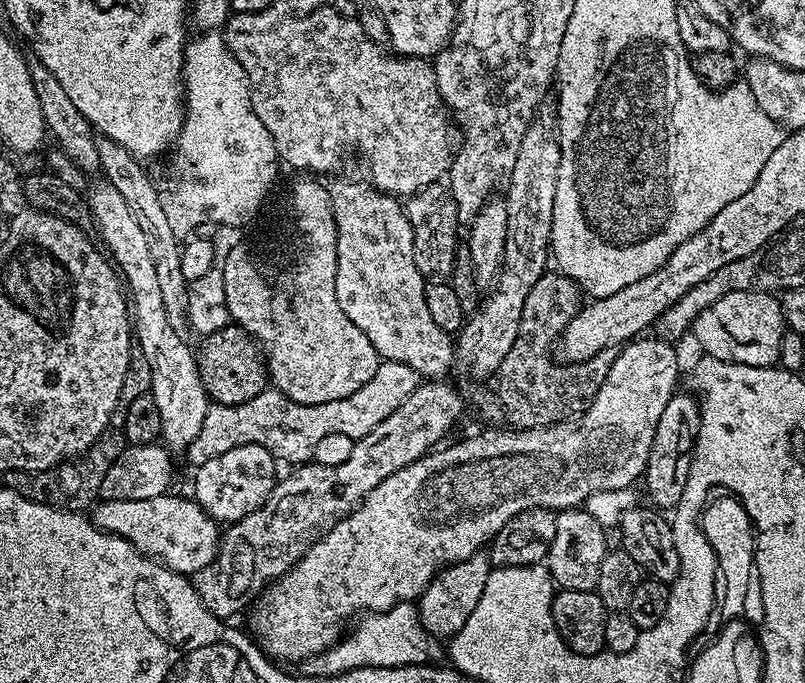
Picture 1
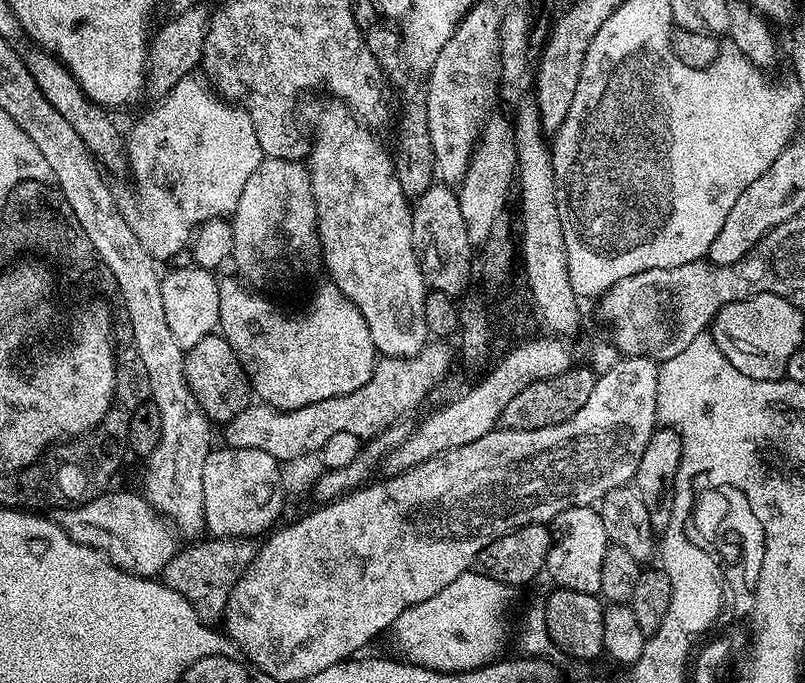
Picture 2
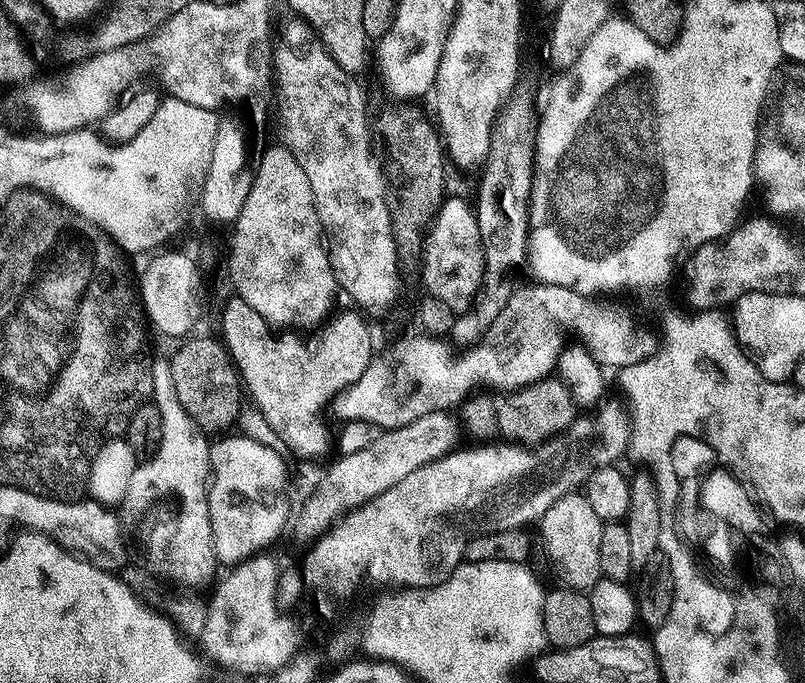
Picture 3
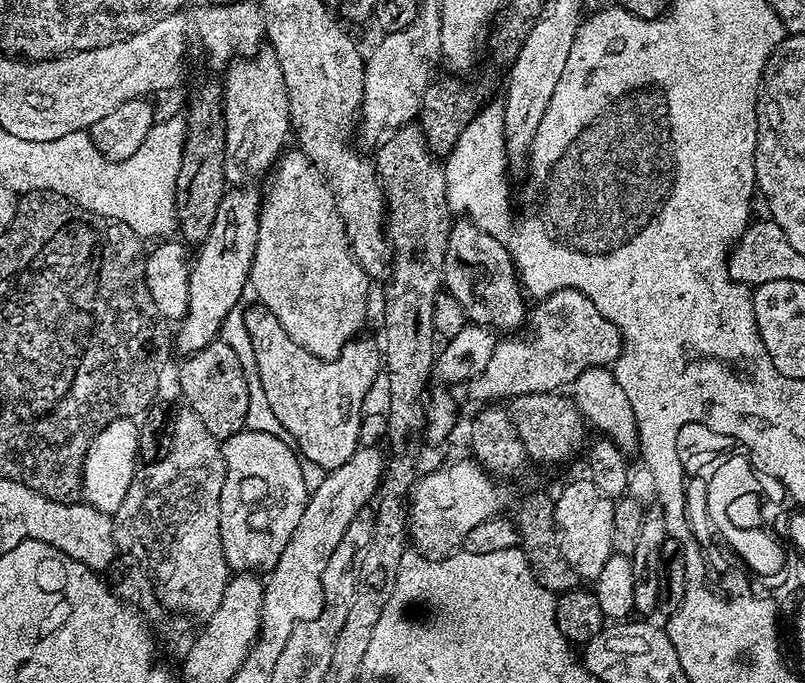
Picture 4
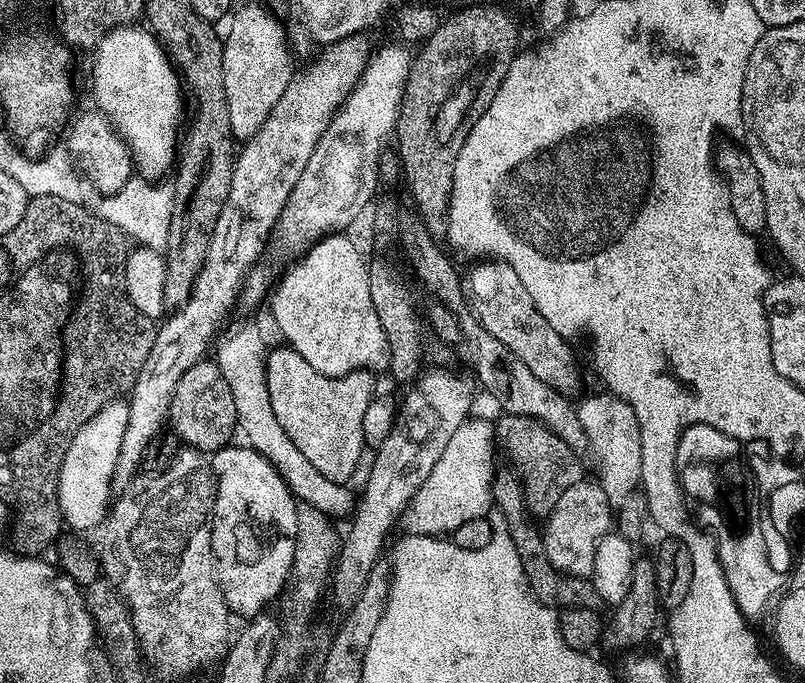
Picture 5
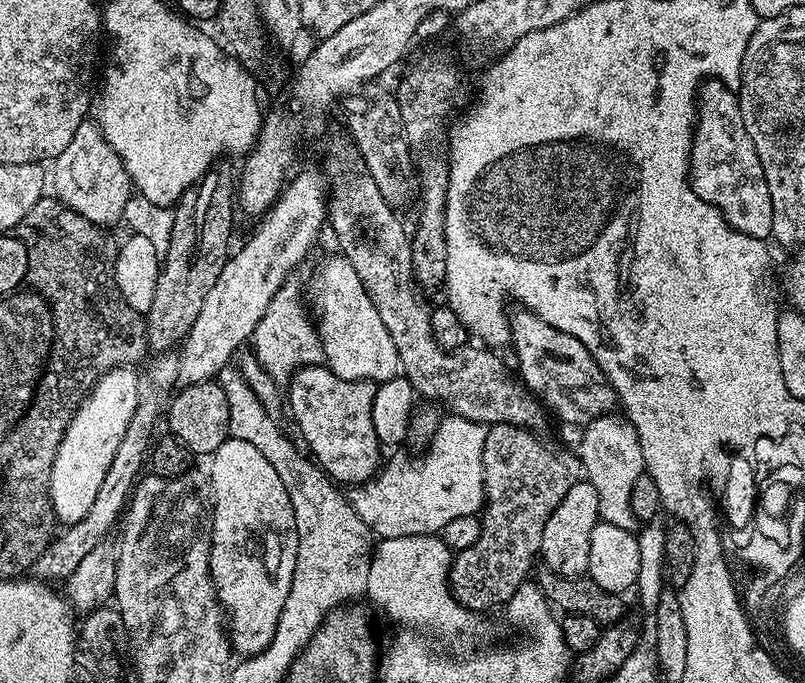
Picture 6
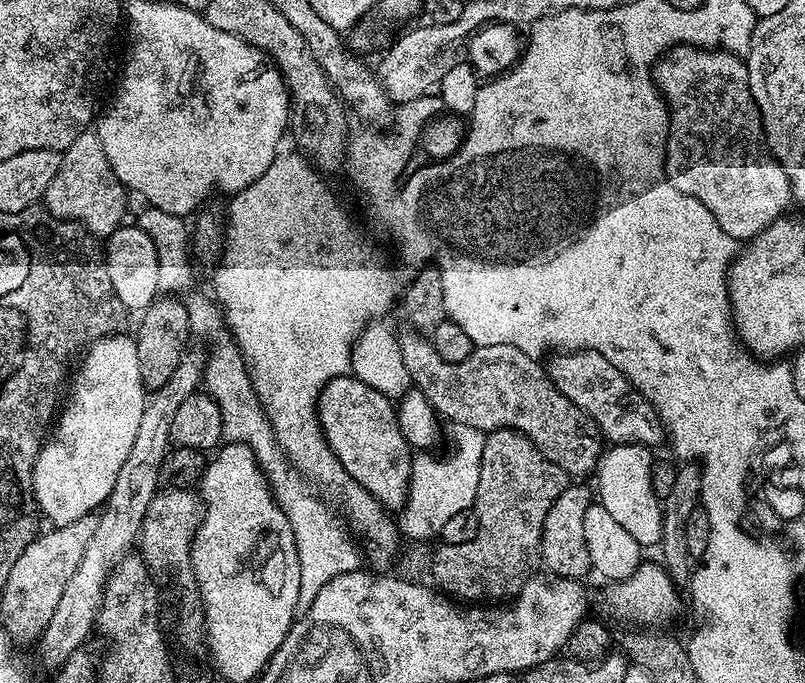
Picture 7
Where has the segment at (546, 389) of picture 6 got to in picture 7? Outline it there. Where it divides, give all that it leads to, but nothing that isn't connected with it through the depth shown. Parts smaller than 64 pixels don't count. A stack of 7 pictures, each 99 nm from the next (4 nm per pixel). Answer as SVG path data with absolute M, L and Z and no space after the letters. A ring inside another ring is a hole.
M582 350L556 352L551 356L553 357L546 362L546 371L552 384L588 415L609 443L641 444L651 448L663 443L666 433L656 408L604 354L599 354L596 350Z

